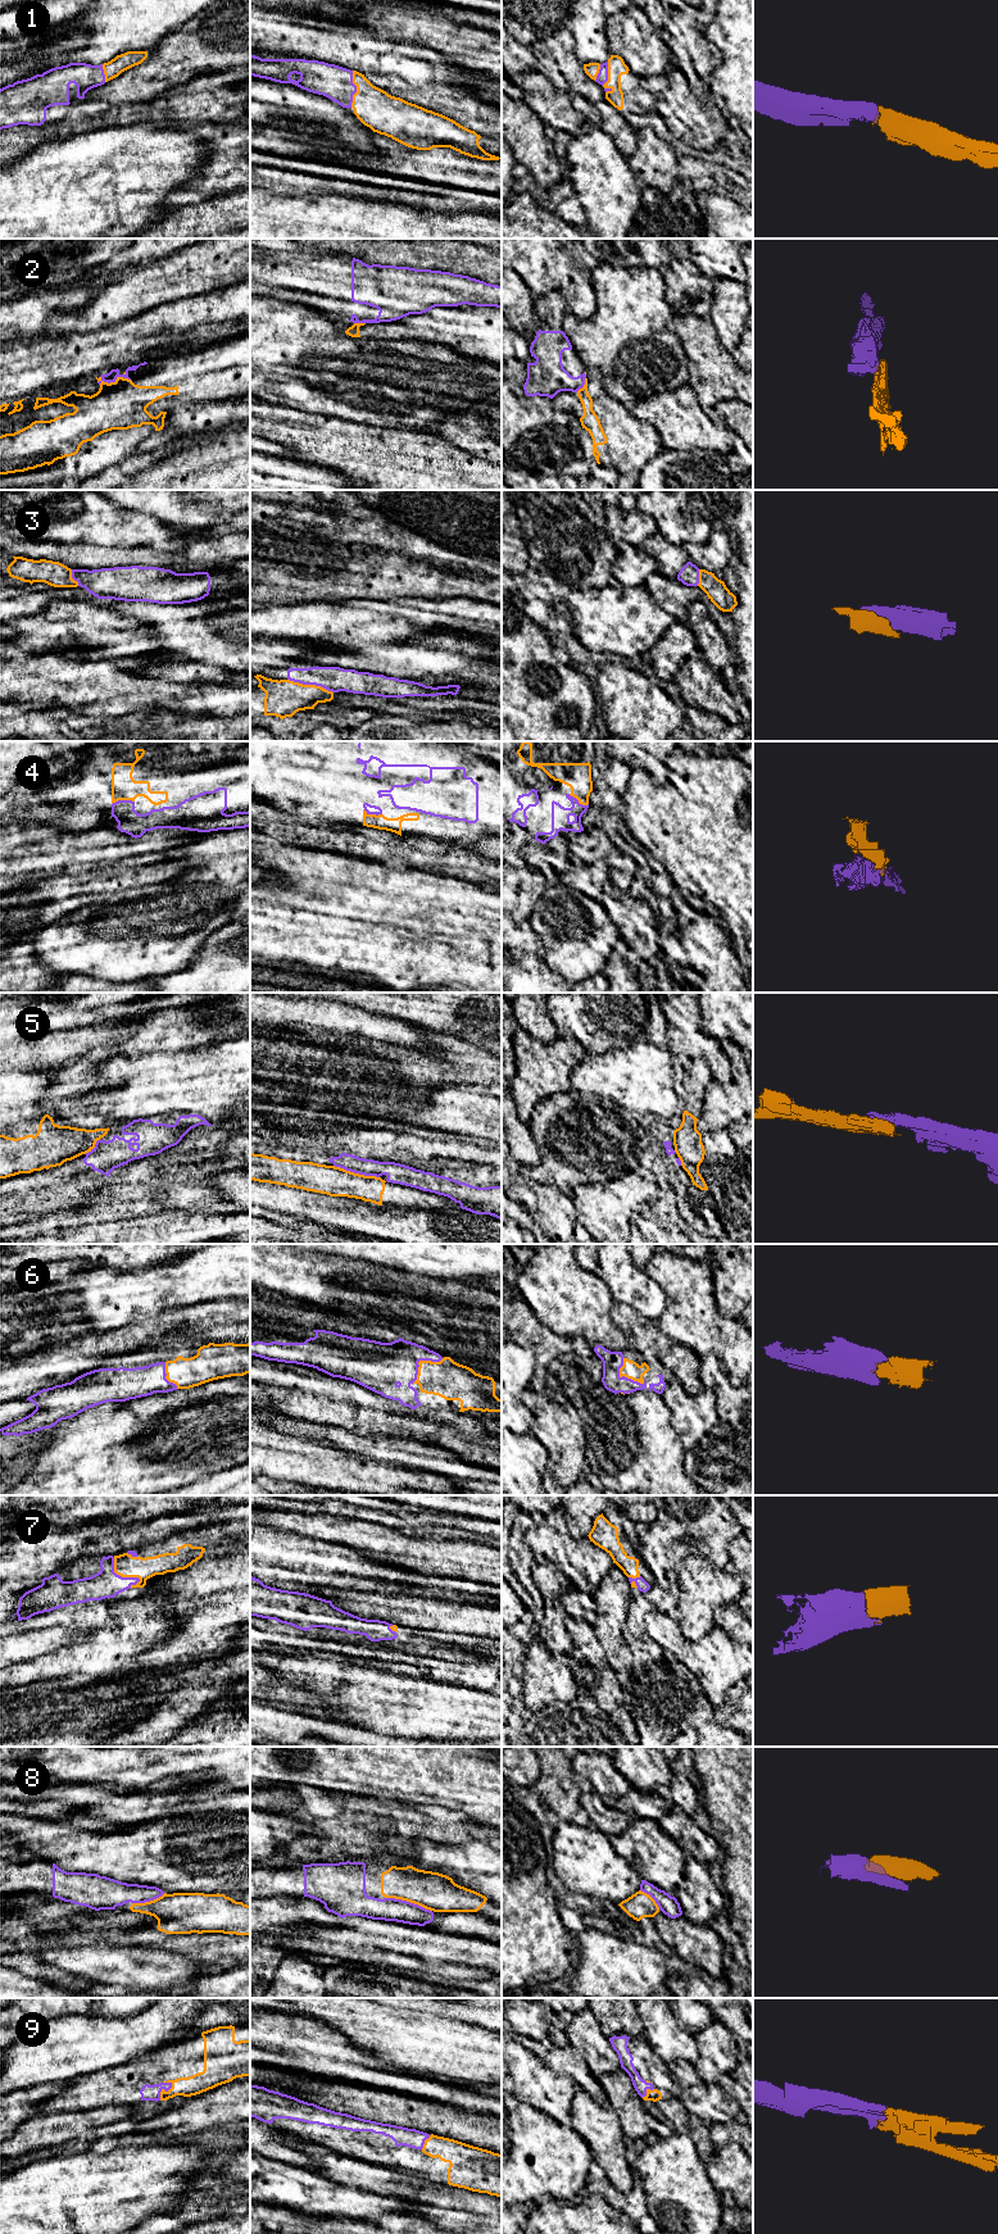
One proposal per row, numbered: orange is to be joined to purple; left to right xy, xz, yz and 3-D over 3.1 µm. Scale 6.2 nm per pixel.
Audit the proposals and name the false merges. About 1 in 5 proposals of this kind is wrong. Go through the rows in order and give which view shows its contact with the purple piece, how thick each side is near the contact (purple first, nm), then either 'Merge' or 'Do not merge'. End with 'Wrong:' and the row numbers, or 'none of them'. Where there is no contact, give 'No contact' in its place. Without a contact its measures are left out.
1: Touches purple in xz. Thickness 220 nm (purple) against 260 nm. Merge
2: Touches purple in xy. Thickness 70 nm (purple) against 300 nm. Do not merge
3: Touches purple in xz. Thickness 160 nm (purple) against 240 nm. Merge
4: Touches purple in xy. Thickness 150 nm (purple) against 160 nm. Merge
5: Touches purple in xz. Thickness 130 nm (purple) against 190 nm. Do not merge
6: Touches purple in yz. Thickness 130 nm (purple) against 110 nm. Merge
7: Touches purple in xy. Thickness 180 nm (purple) against 140 nm. Merge
8: Touches purple in xz. Thickness 140 nm (purple) against 240 nm. Merge
9: Touches purple in xy. Thickness 100 nm (purple) against 130 nm. Merge
Wrong: 2, 5

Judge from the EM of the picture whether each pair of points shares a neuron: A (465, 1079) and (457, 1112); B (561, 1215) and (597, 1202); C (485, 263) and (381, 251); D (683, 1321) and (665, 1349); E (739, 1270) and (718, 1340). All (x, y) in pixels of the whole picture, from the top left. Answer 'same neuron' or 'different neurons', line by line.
A: different neurons
B: different neurons
C: same neuron
D: different neurons
E: different neurons

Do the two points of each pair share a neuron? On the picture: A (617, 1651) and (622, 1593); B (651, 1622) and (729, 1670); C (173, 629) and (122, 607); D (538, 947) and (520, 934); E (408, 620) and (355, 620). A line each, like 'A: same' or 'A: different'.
A: same
B: same
C: same
D: same
E: same

